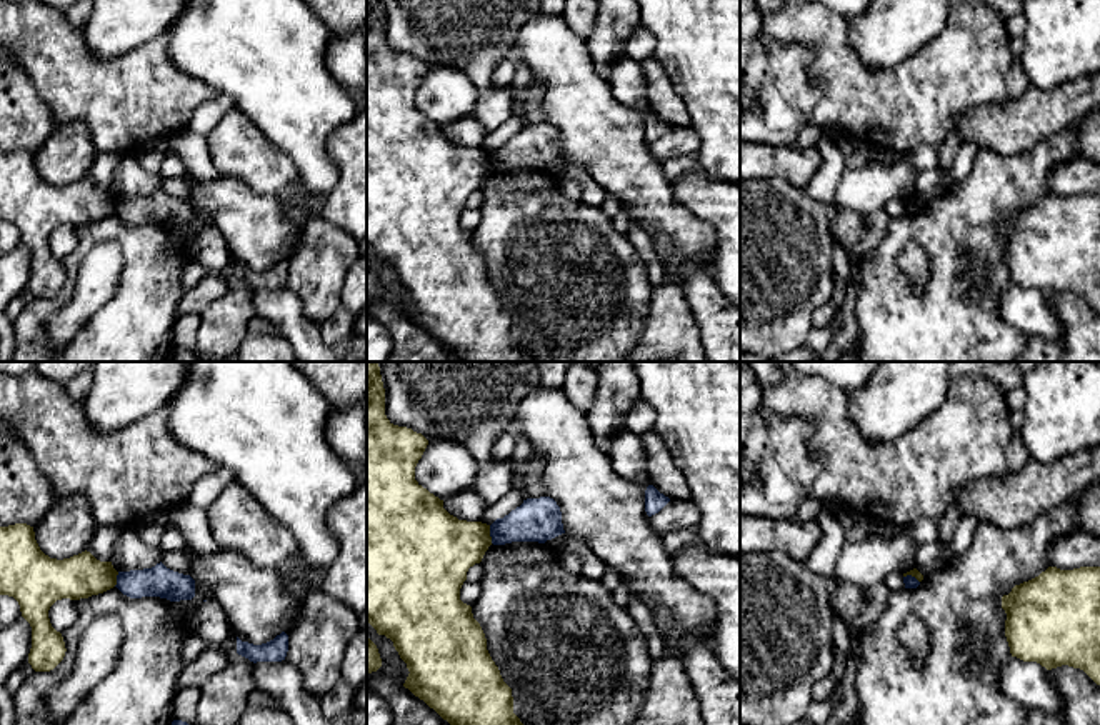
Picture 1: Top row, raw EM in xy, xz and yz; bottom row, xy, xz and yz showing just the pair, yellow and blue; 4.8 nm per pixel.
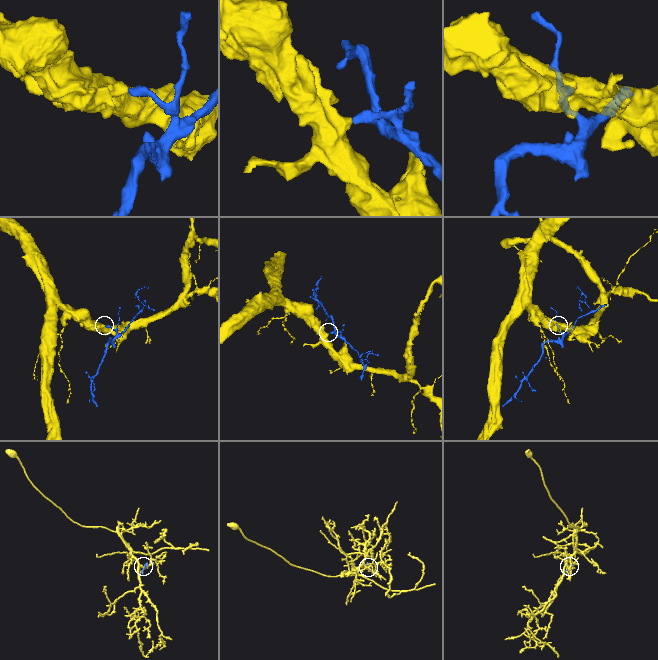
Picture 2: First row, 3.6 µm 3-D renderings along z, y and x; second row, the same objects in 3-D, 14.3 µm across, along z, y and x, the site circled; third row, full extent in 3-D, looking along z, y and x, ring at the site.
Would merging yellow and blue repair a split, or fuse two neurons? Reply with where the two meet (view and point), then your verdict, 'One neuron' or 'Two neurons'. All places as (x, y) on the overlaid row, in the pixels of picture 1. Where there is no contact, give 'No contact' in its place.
Touches yellow at xz (489, 534). Two neurons

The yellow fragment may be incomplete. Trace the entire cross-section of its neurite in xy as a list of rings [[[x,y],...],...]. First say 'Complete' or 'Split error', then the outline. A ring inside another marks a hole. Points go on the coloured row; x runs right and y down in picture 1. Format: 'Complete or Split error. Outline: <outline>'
Complete. Outline: [[[27,523],[0,527],[0,595],[13,597],[32,627],[28,663],[35,672],[53,670],[67,652],[62,633],[50,623],[50,607],[62,598],[80,600],[103,593],[117,585],[117,575],[112,562],[100,562],[87,550],[63,560],[50,558],[40,550],[33,527]]]

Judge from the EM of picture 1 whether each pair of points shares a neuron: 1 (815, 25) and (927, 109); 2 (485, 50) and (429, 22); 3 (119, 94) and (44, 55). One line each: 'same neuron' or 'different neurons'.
1: same neuron
2: same neuron
3: same neuron

